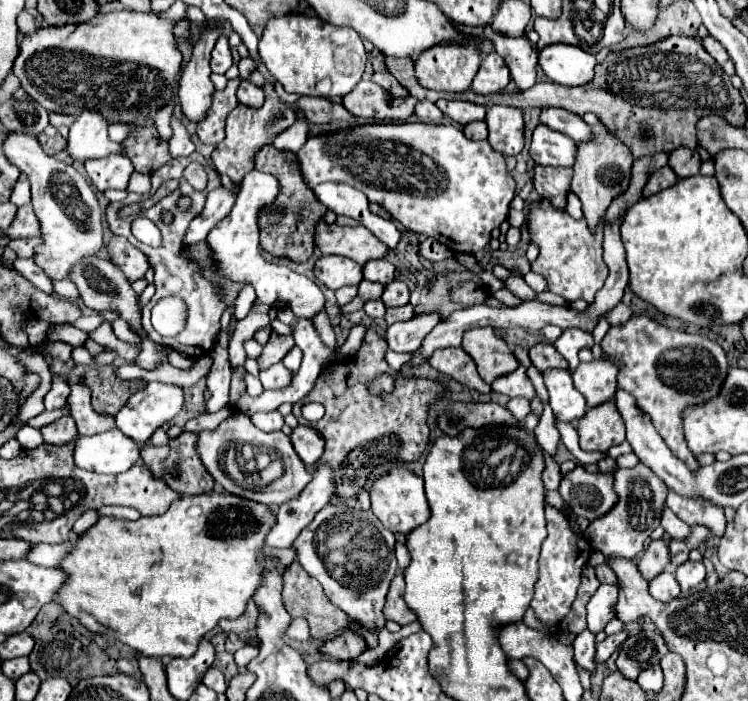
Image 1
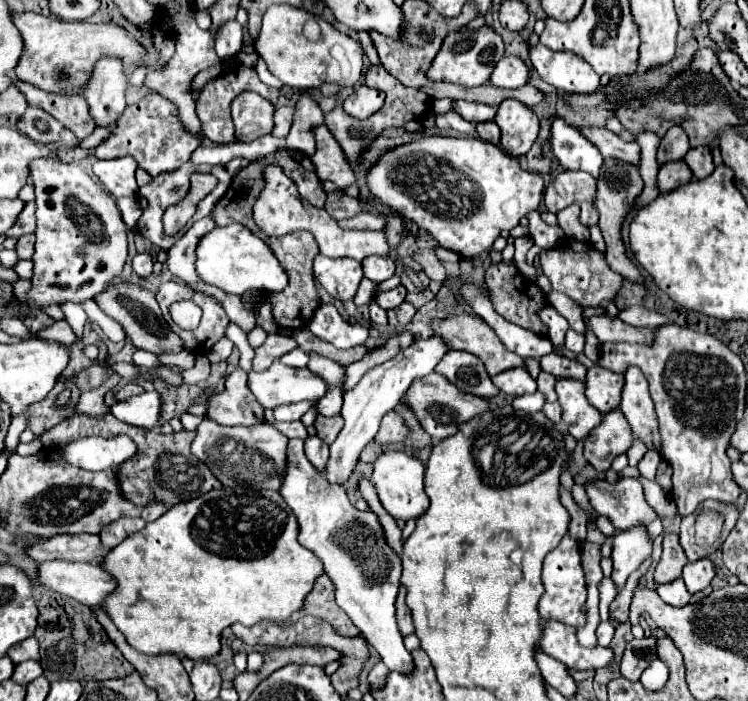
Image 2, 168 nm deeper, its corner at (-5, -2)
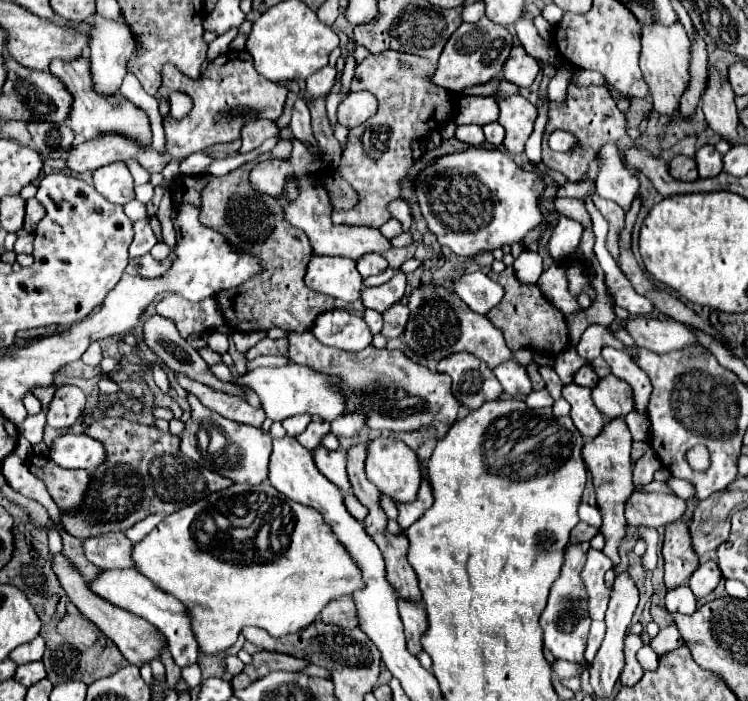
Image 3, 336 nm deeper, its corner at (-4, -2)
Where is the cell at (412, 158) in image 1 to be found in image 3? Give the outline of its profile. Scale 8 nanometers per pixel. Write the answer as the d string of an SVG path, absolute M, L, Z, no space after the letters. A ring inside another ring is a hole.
M472 147L444 155L422 173L416 189L428 229L442 247L462 257L520 243L530 231L544 225L544 215L538 207L538 195L544 193L542 177L520 169L508 153L496 149Z

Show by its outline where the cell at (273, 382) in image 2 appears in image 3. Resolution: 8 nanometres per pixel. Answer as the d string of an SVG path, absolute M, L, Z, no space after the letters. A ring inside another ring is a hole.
M284 365L278 369L260 367L240 377L242 383L246 383L250 389L254 389L264 405L266 417L272 421L284 421L294 415L320 415L324 421L334 421L344 413L344 397L336 387L332 387L332 381L324 377L322 373L316 373L312 369L306 369L302 365Z

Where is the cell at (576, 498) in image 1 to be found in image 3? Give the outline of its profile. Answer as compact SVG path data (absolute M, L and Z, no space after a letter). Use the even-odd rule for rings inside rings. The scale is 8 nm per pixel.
M652 481L650 485L634 491L626 507L626 517L630 527L636 525L664 527L668 523L682 519L684 511L686 511L686 499L674 495L666 483Z

